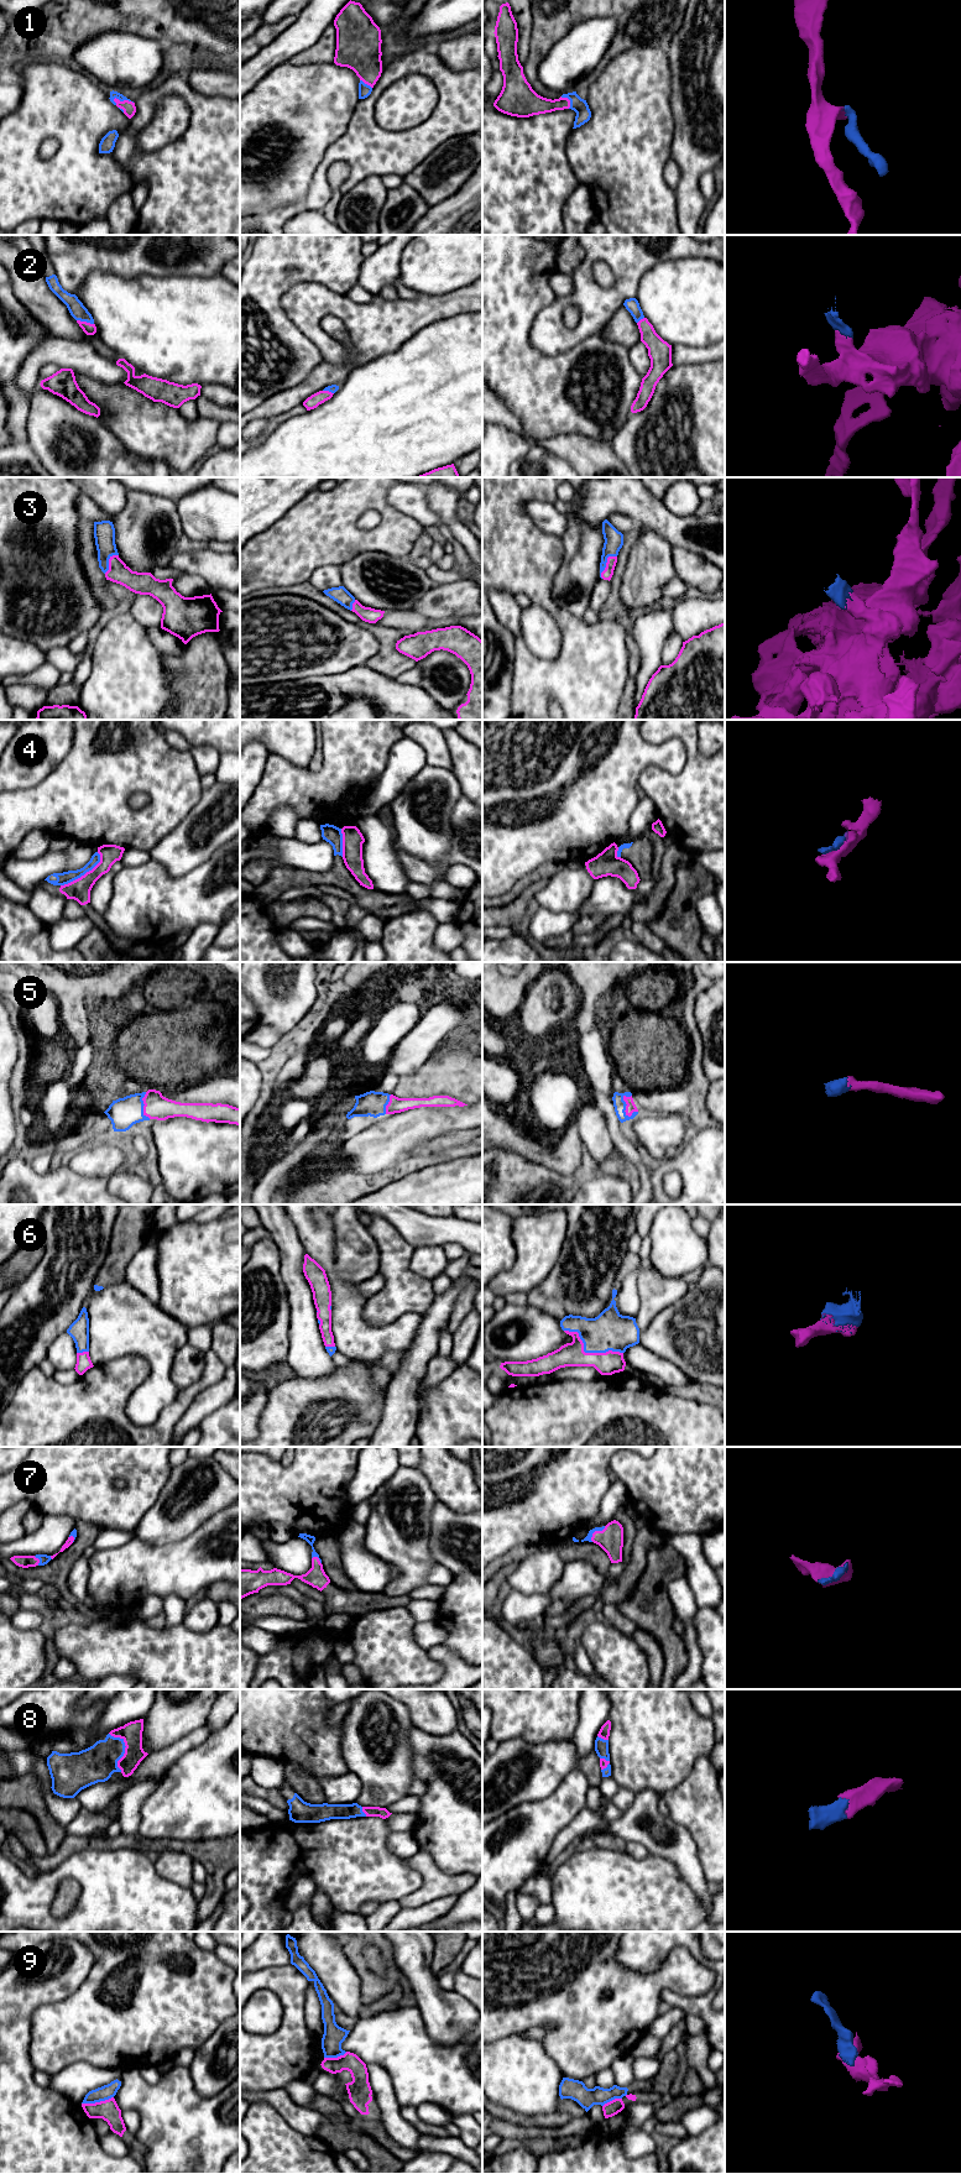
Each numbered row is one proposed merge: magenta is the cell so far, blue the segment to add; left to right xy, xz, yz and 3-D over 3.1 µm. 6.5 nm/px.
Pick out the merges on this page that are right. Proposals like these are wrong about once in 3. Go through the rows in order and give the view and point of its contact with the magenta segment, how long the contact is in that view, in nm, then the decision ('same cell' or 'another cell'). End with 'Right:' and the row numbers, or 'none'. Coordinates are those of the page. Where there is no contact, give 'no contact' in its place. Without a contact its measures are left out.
1: meets magenta in xy at (124, 100); contact 140 nm long; same cell
2: meets magenta in xy at (85, 322); contact 120 nm long; same cell
3: meets magenta in yz at (606, 564); contact 180 nm long; same cell
4: meets magenta in xy at (84, 874); contact 340 nm long; another cell
5: meets magenta in yz at (626, 1106); contact 160 nm long; same cell
6: meets magenta in yz at (588, 1353); contact 420 nm long; same cell
7: meets magenta in yz at (595, 1531); contact 140 nm long; same cell
8: meets magenta in xy at (125, 1749); contact 260 nm long; same cell
9: meets magenta in xy at (97, 2102); contact 220 nm long; another cell
Right: 1, 2, 3, 5, 6, 7, 8

